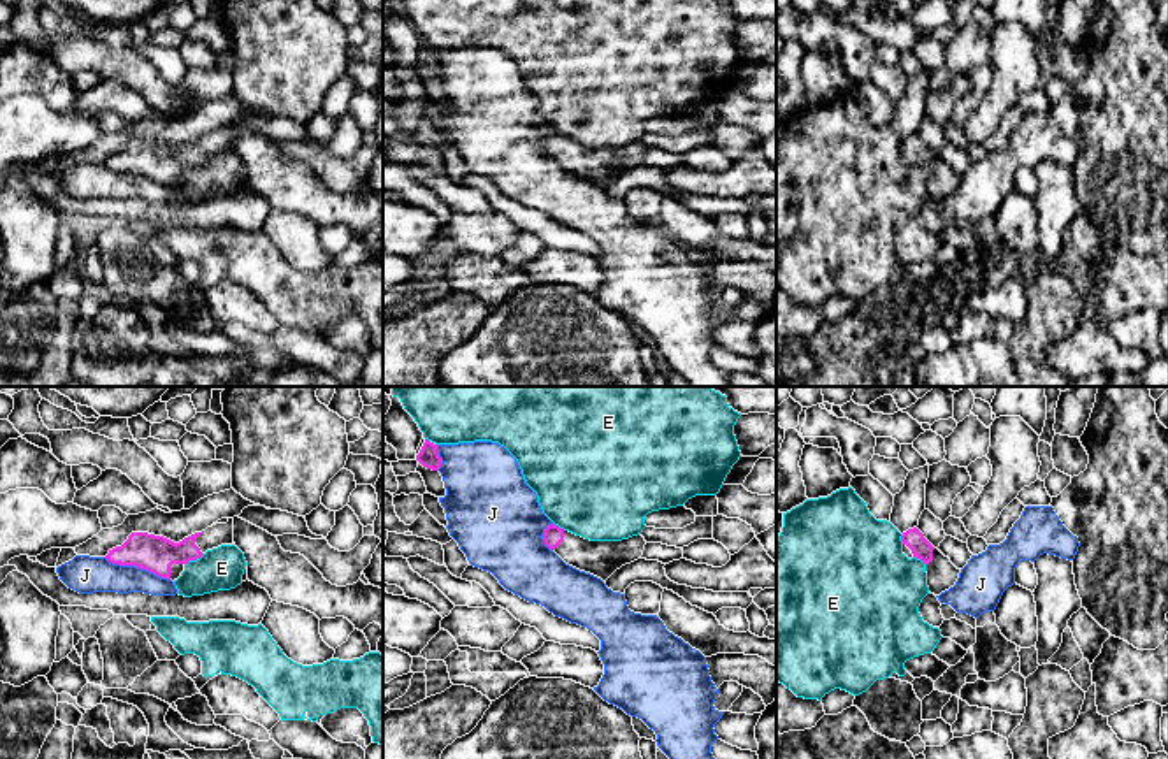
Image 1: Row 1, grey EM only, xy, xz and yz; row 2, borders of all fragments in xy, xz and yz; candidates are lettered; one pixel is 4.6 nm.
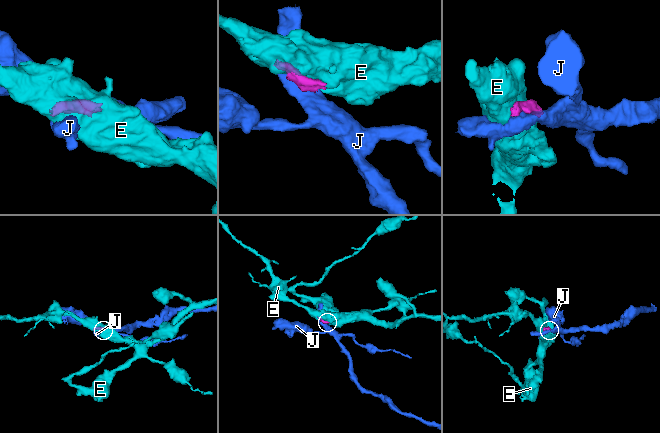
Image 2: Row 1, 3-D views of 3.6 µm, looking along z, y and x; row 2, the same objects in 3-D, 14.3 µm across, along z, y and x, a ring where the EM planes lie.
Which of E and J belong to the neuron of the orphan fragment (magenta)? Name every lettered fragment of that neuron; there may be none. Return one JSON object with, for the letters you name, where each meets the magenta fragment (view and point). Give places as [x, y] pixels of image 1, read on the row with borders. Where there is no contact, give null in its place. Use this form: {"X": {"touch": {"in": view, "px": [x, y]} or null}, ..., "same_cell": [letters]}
{"same_cell": []}

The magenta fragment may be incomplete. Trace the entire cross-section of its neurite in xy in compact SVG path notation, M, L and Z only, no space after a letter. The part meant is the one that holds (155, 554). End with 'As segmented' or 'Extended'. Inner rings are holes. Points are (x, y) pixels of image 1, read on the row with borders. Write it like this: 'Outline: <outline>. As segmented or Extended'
Outline: M234 518L195 532L179 543L148 532L132 532L128 539L105 555L112 564L135 566L160 578L177 580L190 560L207 550L234 543Z. Extended

